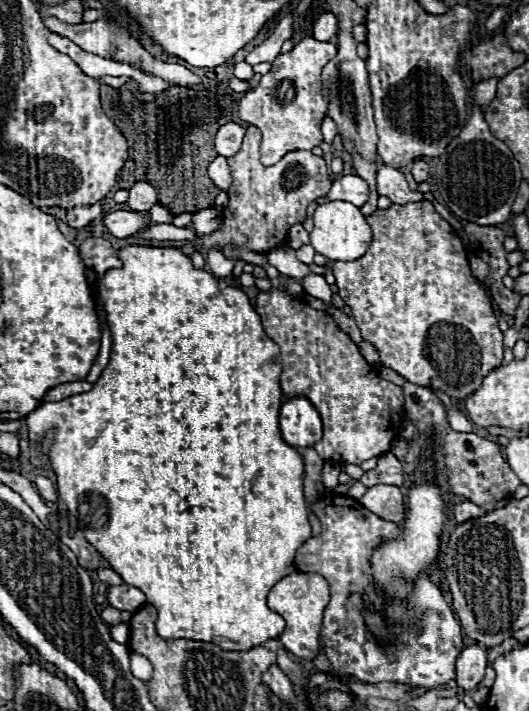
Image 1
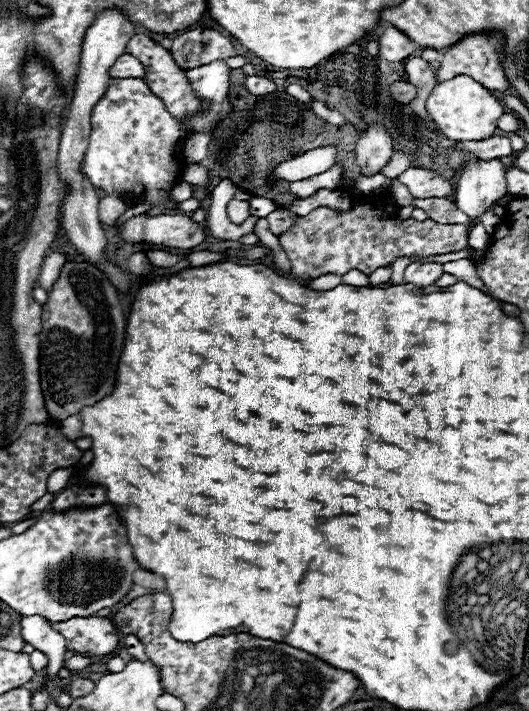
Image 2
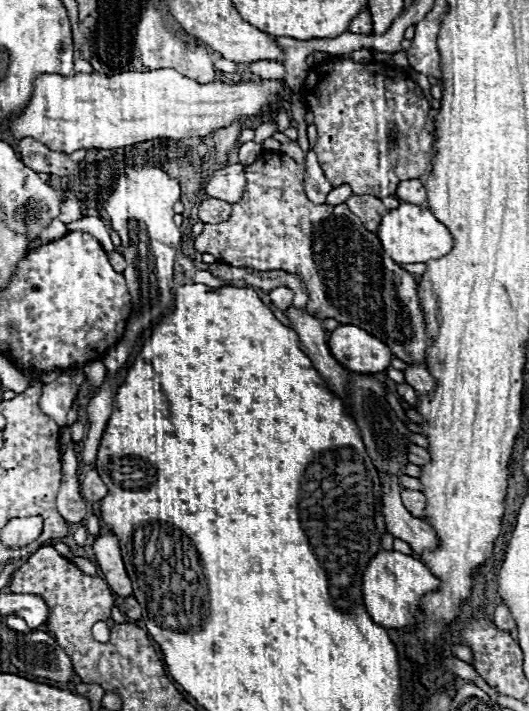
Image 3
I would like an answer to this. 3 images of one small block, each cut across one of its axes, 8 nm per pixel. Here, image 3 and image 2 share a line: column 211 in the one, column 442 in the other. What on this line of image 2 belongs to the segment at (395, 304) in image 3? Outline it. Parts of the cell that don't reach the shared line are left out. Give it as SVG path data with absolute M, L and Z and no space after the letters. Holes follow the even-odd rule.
M390 192L376 196L376 206L352 204L346 214L320 206L308 216L302 216L288 232L278 236L280 246L292 264L292 274L300 280L312 280L324 274L346 274L352 268L372 274L376 268L392 264L400 256L432 256L468 248L468 226L444 226L434 220L418 222L414 218L398 222L398 218L386 210L388 196Z

